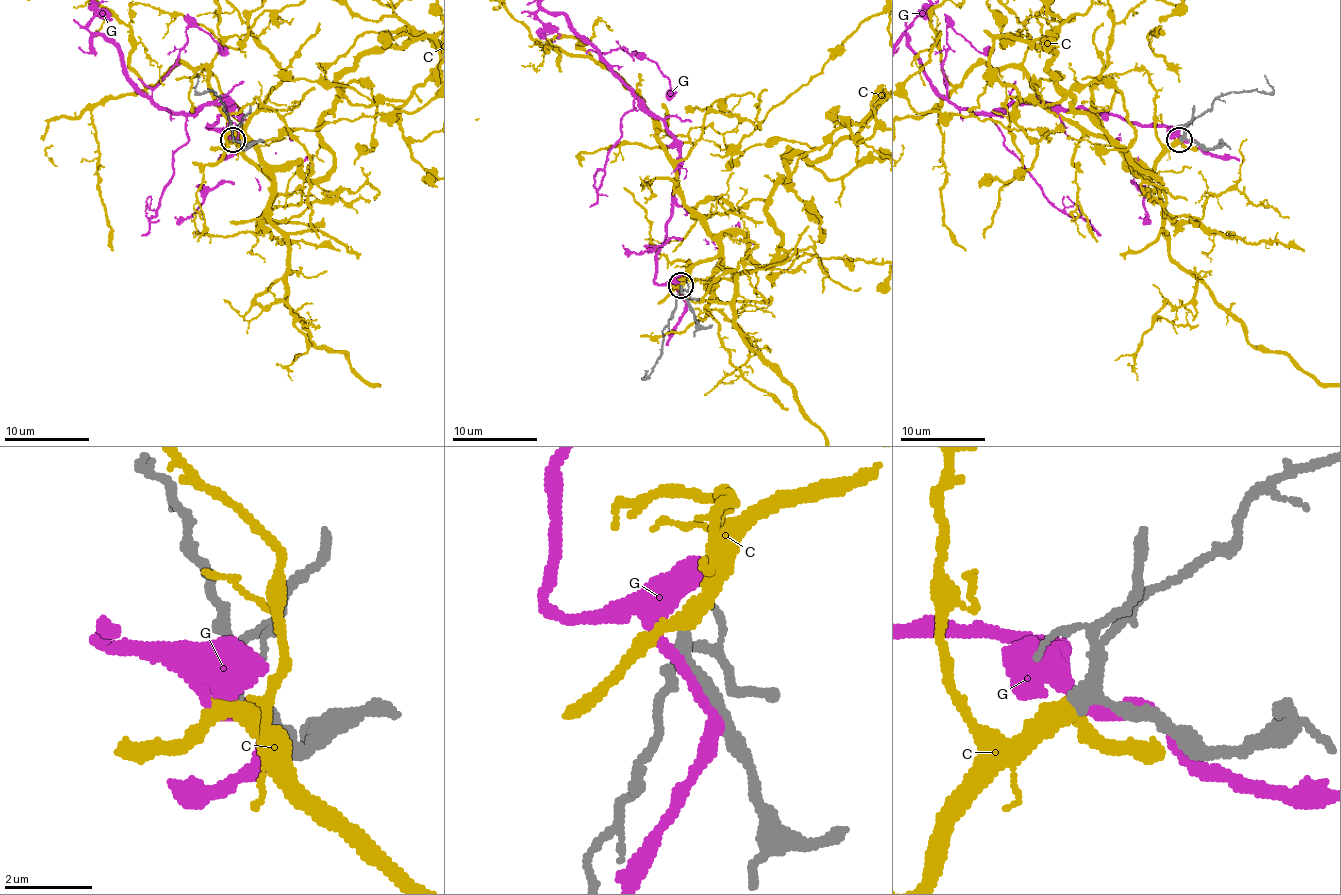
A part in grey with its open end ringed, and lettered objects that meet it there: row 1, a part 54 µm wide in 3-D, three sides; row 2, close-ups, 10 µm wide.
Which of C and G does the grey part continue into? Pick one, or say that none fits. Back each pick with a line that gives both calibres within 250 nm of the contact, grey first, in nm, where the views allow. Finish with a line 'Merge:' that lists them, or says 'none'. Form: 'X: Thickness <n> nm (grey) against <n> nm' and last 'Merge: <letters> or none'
C: Thickness 280 nm (grey) against 360 nm
Merge: C

